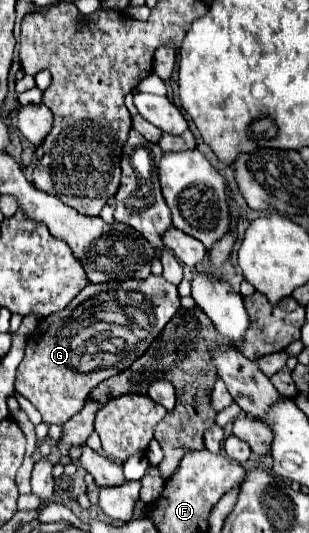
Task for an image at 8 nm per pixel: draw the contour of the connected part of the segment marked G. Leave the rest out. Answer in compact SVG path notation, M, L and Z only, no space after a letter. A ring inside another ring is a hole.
M162 276L152 278L158 280L156 298L140 294L140 302L132 304L126 294L118 294L136 294L140 290L138 280L122 282L120 288L114 290L112 282L88 284L64 310L40 320L38 328L28 336L26 354L16 372L16 392L26 396L38 408L42 422L62 426L78 414L84 408L90 390L102 380L130 368L180 310L178 288Z

